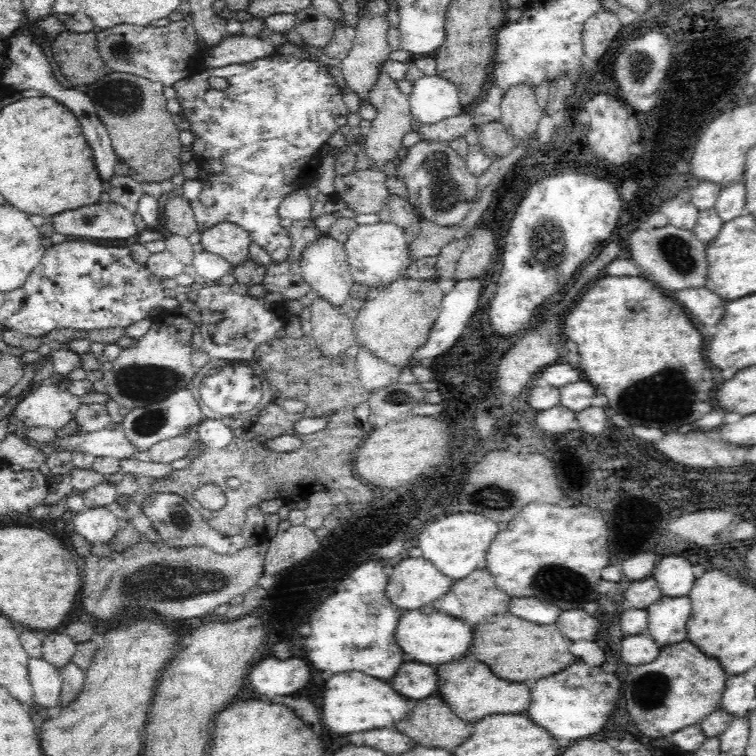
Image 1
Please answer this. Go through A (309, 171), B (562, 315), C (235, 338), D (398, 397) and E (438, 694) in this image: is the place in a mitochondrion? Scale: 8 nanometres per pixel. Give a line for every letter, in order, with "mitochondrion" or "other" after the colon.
A: other
B: other
C: mitochondrion
D: mitochondrion
E: other

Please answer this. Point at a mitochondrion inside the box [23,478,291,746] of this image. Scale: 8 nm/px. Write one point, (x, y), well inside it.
(168, 581)

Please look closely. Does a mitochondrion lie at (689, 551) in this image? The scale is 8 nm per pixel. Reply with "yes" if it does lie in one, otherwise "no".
no

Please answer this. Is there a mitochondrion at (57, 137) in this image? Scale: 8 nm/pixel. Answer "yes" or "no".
no

